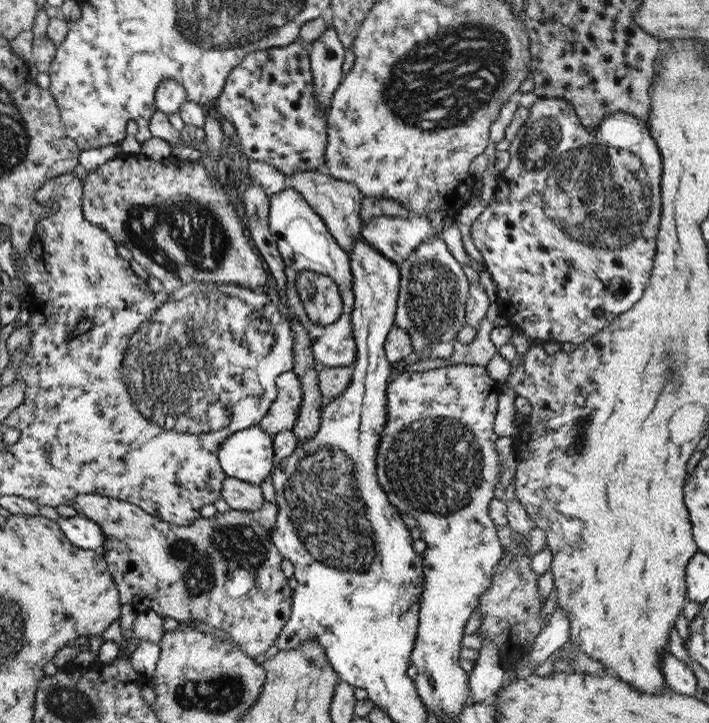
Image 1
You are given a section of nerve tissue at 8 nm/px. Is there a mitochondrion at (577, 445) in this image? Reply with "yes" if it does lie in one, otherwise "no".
yes

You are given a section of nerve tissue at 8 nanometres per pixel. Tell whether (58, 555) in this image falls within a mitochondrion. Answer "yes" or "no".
no

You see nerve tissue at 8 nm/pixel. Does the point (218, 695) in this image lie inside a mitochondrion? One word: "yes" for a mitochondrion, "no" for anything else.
yes

